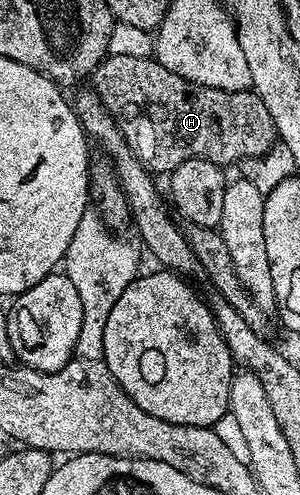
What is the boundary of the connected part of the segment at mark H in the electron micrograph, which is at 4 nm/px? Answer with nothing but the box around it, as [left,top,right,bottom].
[91,56,278,175]

